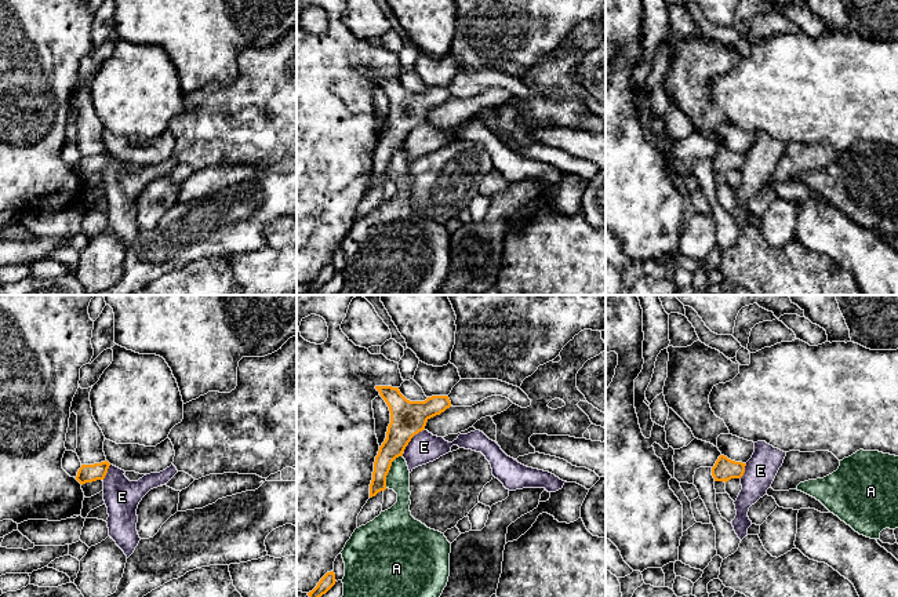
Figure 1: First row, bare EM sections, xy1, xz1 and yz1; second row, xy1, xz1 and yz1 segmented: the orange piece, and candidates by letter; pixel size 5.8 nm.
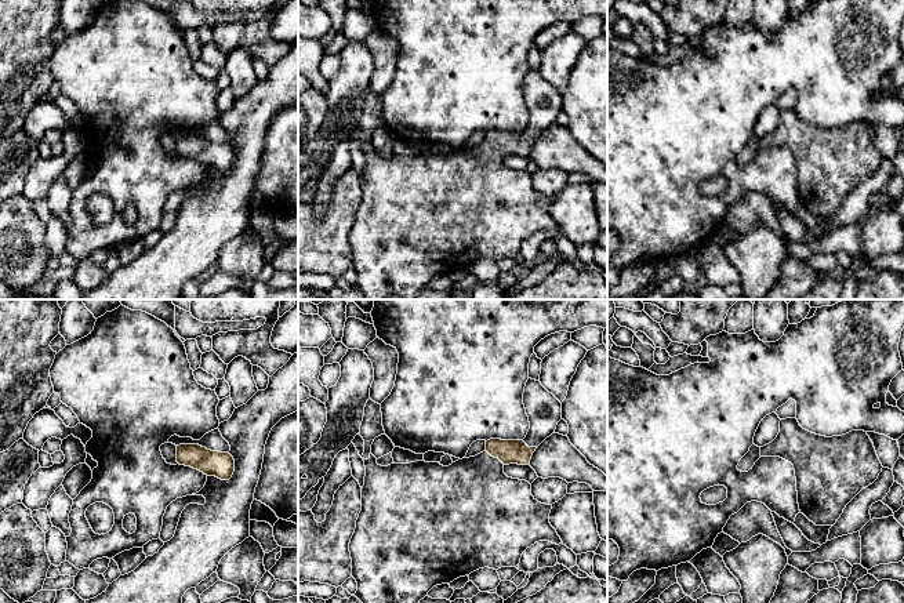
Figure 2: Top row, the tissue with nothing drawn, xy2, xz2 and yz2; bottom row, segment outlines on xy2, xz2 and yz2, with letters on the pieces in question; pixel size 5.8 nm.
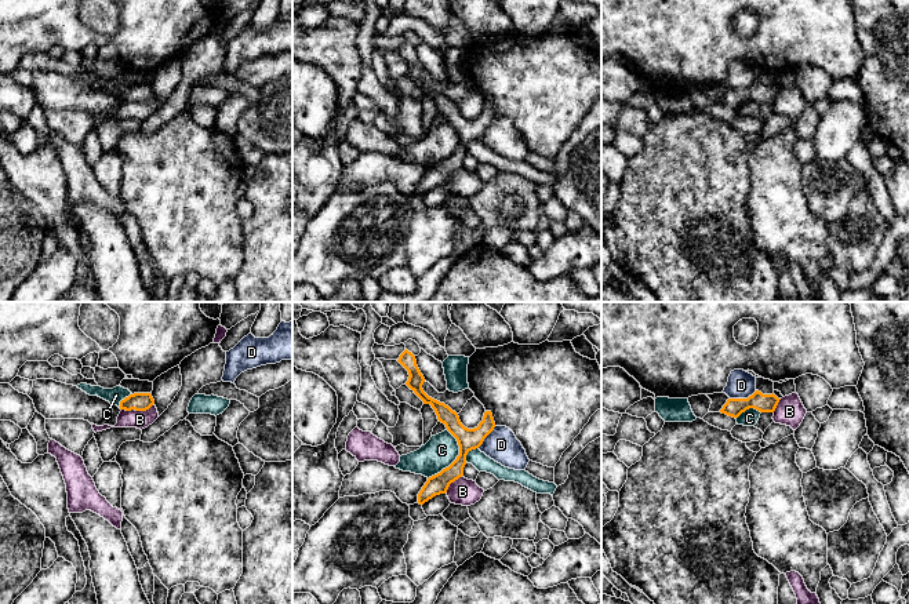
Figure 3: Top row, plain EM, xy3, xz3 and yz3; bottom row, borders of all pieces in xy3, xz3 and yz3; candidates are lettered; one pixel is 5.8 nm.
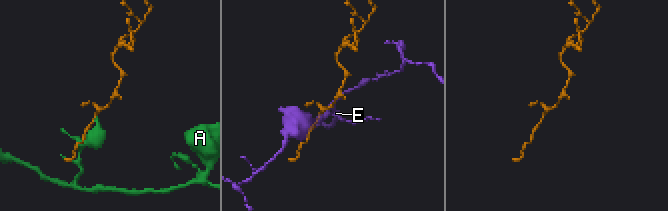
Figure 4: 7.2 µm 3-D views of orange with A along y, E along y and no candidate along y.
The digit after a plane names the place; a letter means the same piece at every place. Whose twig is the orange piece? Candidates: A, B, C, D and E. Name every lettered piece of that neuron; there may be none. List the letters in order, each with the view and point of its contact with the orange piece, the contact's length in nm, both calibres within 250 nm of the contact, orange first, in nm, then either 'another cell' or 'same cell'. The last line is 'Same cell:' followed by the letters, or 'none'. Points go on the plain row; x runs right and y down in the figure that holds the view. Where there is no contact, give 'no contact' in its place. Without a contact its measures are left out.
A: xz1 (389, 160) | 220 nm | 160/140 nm | another cell
B: xy3 (137, 101) | 200 nm | 110/110 nm | another cell
C: xz3 (457, 149) | 320 nm | 130/190 nm | another cell
D: yz3 (742, 90) | 170 nm | 110/160 nm | another cell
E: xz1 (411, 128) | 180 nm | 200/180 nm | another cell
Same cell: none

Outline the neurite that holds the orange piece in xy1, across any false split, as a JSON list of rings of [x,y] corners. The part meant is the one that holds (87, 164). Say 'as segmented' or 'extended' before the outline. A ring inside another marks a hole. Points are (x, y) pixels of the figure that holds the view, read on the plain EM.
as segmented | [[[108,152],[94,156],[81,156],[77,163],[76,171],[83,176],[97,171],[103,171],[110,154]]]

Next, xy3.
as segmented | [[[134,84],[120,92],[120,101],[146,102],[154,95],[150,84]]]

